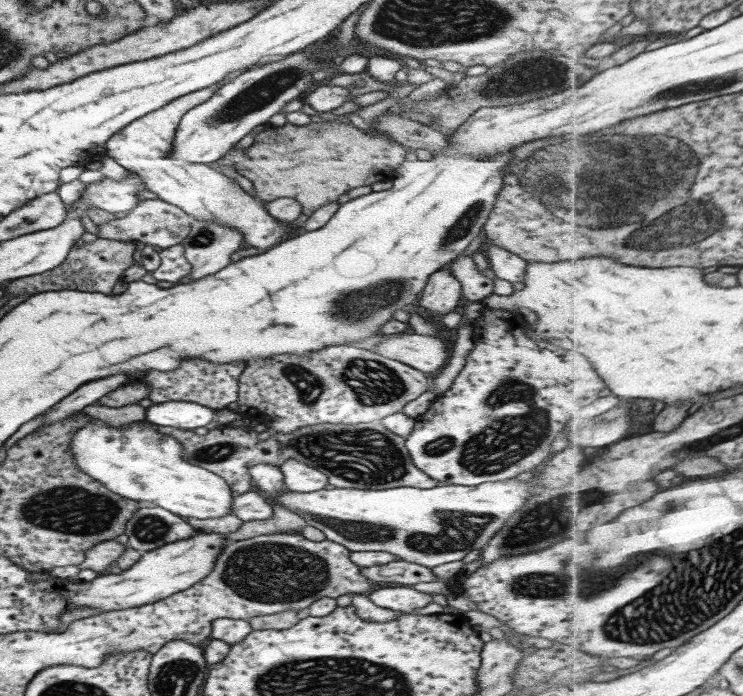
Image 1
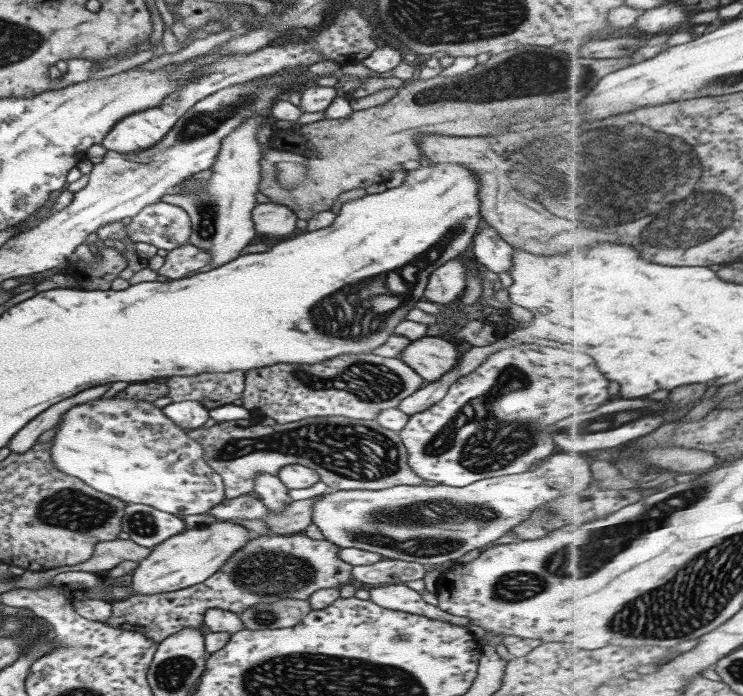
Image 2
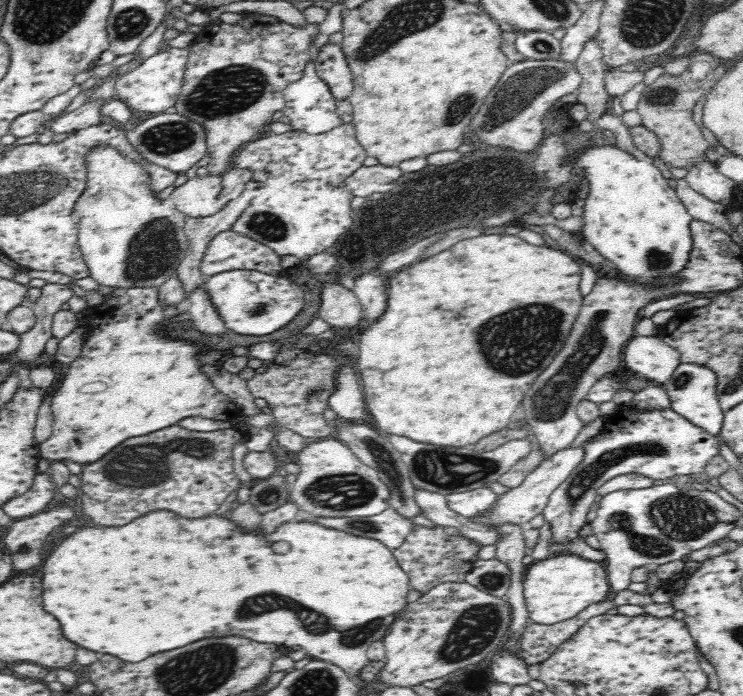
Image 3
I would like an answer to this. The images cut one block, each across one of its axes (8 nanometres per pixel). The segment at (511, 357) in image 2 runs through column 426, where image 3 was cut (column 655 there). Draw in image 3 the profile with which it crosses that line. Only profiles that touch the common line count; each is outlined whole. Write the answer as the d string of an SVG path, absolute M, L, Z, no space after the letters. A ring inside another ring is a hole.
M620 405L616 416L604 419L603 430L582 442L582 462L553 490L544 507L542 515L552 526L555 542L579 537L581 526L587 523L586 514L596 502L597 490L612 478L638 474L653 481L674 476L692 476L700 481L708 461L719 454L716 437L680 417L671 408L637 410L631 405Z

